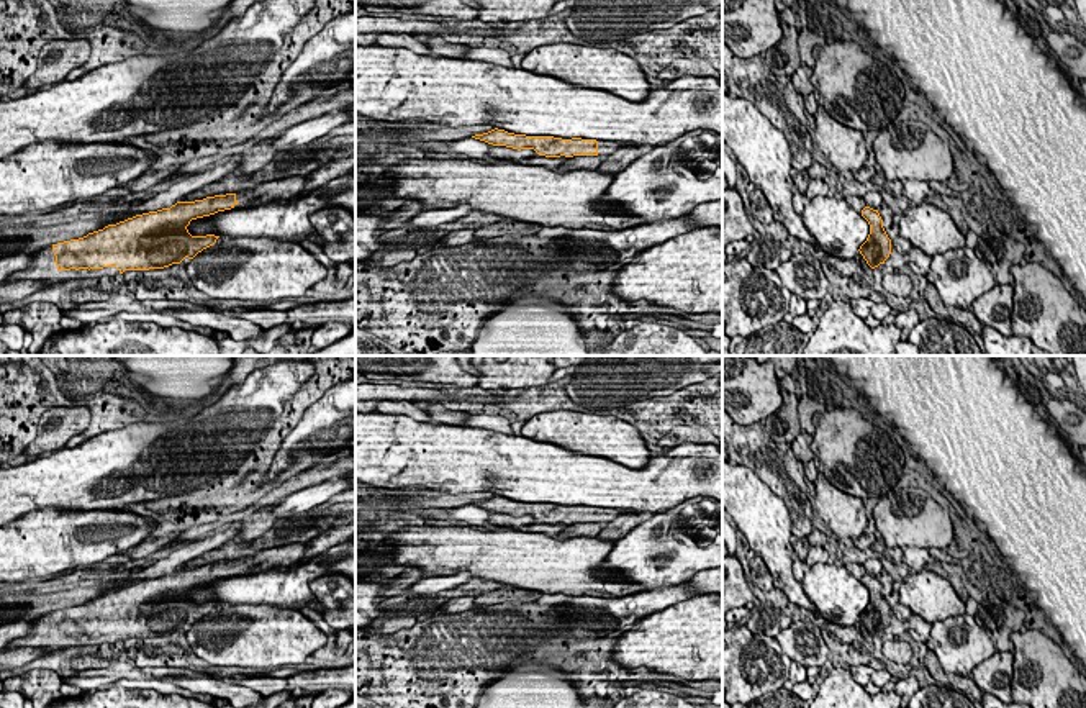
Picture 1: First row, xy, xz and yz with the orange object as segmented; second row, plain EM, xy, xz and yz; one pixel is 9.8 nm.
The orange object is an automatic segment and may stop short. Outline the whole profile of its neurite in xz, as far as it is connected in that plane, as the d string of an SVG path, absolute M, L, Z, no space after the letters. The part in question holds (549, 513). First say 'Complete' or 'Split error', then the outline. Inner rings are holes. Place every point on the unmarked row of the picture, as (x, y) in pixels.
Split error. M491 497L483 502L472 503L493 513L506 513L513 516L534 516L539 523L545 524L573 524L573 523L609 523L622 515L622 510L616 508L596 508L596 506L562 506L554 503L526 503L514 502L505 497Z

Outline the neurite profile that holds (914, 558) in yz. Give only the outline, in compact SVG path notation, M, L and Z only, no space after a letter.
M904 547L903 549L903 562L914 569L916 572L921 572L925 564L932 560L932 556L929 549L924 547Z

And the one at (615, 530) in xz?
M621 515L616 520L604 523L603 531L598 538L618 541L626 536L631 529L637 528L644 521L642 515Z

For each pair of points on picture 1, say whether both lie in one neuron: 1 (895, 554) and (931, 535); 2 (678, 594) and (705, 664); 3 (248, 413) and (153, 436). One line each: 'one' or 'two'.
1: two
2: two
3: one

